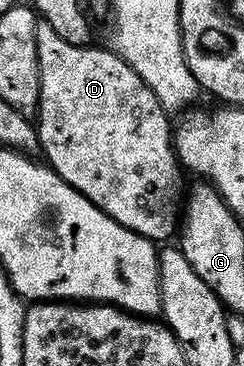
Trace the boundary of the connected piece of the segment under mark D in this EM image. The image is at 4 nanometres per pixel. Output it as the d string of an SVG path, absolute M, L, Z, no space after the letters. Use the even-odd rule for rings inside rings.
M43 20L37 21L36 24L36 43L38 44L38 64L40 65L40 109L34 125L37 134L40 135L40 150L48 157L45 158L47 165L56 171L59 178L66 180L66 184L70 184L79 194L86 196L86 200L90 200L98 209L106 212L106 216L110 216L118 224L130 228L130 232L147 238L153 244L167 243L171 239L168 237L172 233L174 233L173 235L177 233L178 219L182 214L182 190L180 194L182 167L176 157L174 130L170 122L168 126L169 111L162 108L158 96L154 96L154 92L150 92L150 88L142 80L142 76L138 76L138 72L134 72L134 68L130 68L130 64L123 62L119 54L111 49L108 49L109 51L99 50L96 44L87 46L66 44L66 40L58 37L54 28L50 28L50 24L46 24Z

